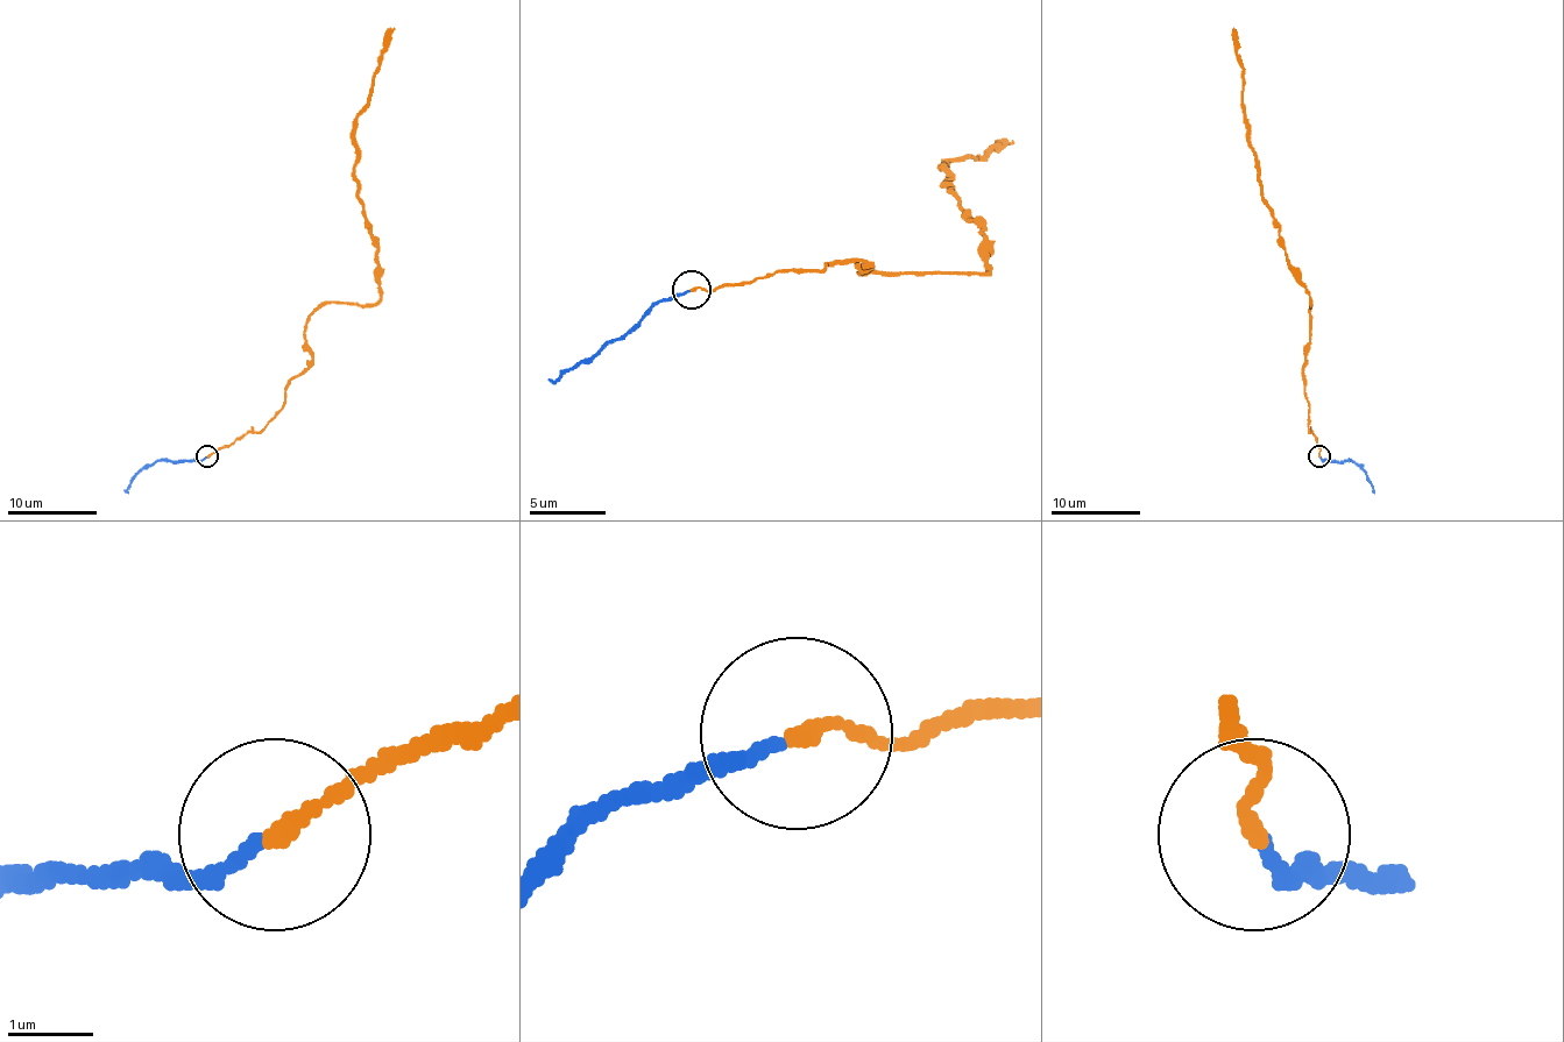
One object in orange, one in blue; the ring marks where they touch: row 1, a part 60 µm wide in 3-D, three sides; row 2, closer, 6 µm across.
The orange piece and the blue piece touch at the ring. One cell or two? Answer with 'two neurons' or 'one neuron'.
one neuron

